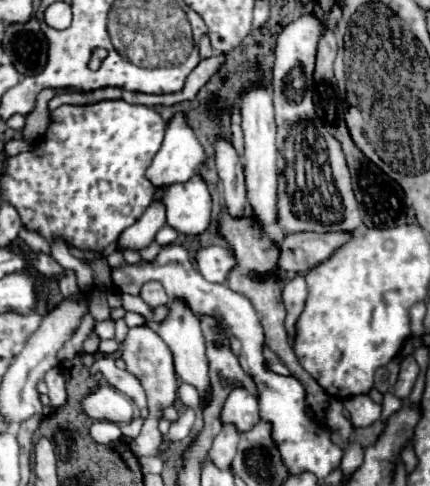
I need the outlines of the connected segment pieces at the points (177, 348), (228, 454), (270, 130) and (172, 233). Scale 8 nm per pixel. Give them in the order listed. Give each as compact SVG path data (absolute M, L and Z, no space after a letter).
M172 300L168 304L168 316L158 324L158 328L160 330L156 330L156 332L160 334L160 338L168 344L168 348L174 354L174 366L176 366L176 374L180 376L180 380L196 386L200 396L204 396L208 392L208 388L210 388L210 380L208 380L206 346L204 346L204 338L202 338L198 316L182 300Z
M222 426L210 448L210 460L220 470L228 470L236 454L236 446L238 446L238 430L234 430L234 426Z
M254 88L252 92L242 96L242 132L244 132L244 174L246 174L246 190L248 202L254 208L256 218L262 224L274 224L278 216L278 198L276 198L276 182L278 182L278 166L276 166L276 124L274 124L274 106L272 92L268 88Z
M164 226L160 232L158 232L158 236L156 236L156 242L158 244L162 244L162 246L168 246L168 244L172 244L172 242L176 242L178 240L178 232L172 228L172 226Z

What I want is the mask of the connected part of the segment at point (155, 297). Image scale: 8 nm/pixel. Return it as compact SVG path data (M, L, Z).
M146 282L142 286L142 292L140 292L140 298L150 306L150 308L156 308L156 306L162 306L162 304L168 304L170 298L164 290L164 286L160 282Z

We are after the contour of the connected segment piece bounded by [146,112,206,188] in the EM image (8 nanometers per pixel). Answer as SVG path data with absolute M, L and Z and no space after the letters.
M174 114L168 122L166 128L166 136L164 142L160 146L160 150L156 152L152 164L146 170L146 178L158 188L158 186L170 186L170 184L178 184L178 182L186 182L190 180L194 174L198 174L200 166L206 162L206 152L202 148L202 144L198 142L188 118L184 114Z

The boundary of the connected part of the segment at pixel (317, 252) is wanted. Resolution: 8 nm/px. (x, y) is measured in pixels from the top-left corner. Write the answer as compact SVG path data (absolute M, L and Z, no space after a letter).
M294 232L286 234L284 240L278 244L280 258L278 268L290 274L306 274L310 268L318 266L332 252L342 246L350 236L344 234L318 234L318 232Z

